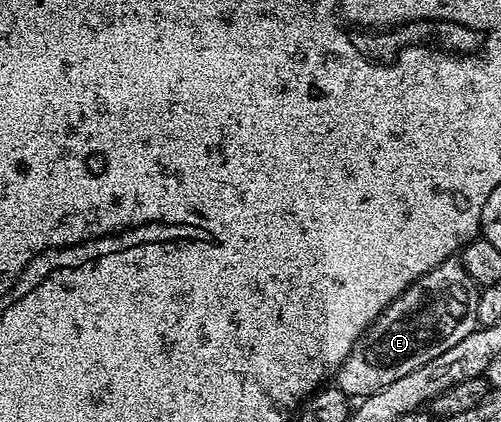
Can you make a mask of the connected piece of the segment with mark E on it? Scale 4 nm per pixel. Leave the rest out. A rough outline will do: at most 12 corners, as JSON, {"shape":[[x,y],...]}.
{"shape":[[459,259],[422,274],[334,373],[363,398],[478,327]]}

